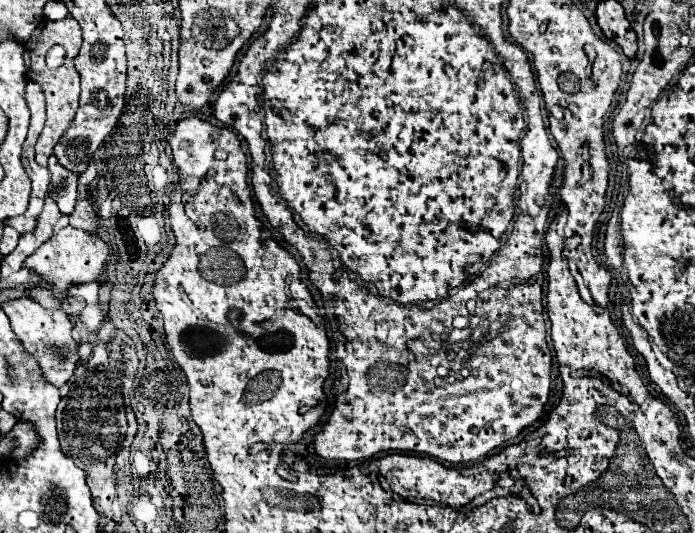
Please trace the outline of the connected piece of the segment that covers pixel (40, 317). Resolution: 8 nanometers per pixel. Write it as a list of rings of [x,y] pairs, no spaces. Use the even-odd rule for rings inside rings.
[[[30,298],[8,300],[2,304],[2,310],[10,318],[10,326],[20,338],[24,350],[36,358],[46,382],[50,382],[56,388],[62,388],[74,376],[74,370],[80,364],[80,344],[72,336],[74,322],[68,318],[68,314],[64,310],[44,310],[42,306],[36,306],[36,302],[32,302]]]

